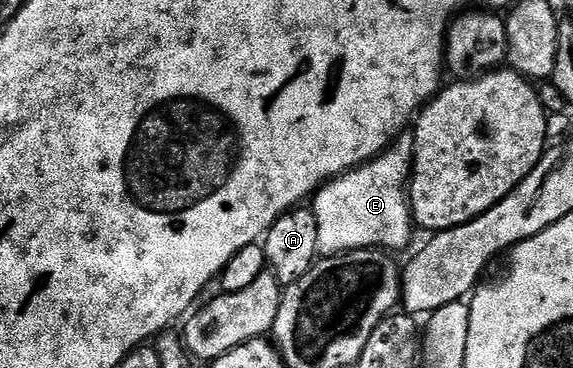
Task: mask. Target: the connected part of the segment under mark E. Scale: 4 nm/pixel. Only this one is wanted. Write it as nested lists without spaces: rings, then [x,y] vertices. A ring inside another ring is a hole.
[[[405,134],[379,156],[329,180],[315,193],[310,207],[318,218],[318,246],[324,256],[338,256],[359,248],[393,250],[411,242],[414,221],[408,185],[413,151],[413,137]]]

